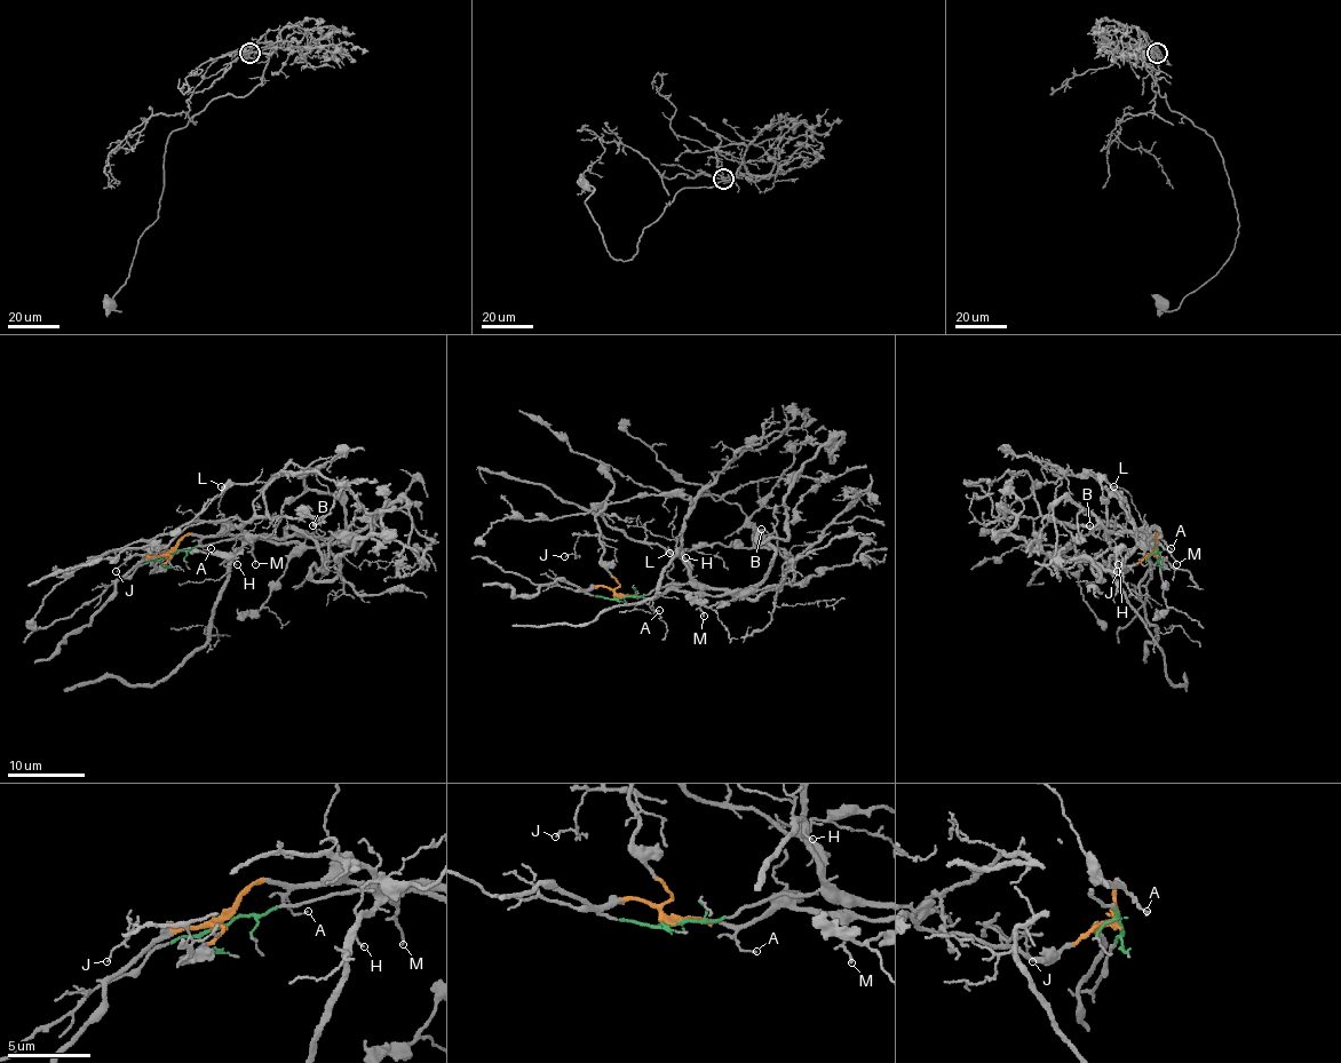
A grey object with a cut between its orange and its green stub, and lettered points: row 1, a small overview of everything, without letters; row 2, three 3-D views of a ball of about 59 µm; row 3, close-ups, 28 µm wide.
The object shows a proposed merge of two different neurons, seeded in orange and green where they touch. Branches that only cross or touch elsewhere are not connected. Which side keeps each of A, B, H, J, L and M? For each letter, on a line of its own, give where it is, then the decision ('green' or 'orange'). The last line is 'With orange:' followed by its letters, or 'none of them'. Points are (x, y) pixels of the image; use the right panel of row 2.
A: (1171, 548) | orange
B: (1089, 525) | green
H: (1118, 564) | green
J: (1117, 571) | orange
L: (1113, 486) | orange
M: (1176, 564) | orange
With orange: A, J, L, M

